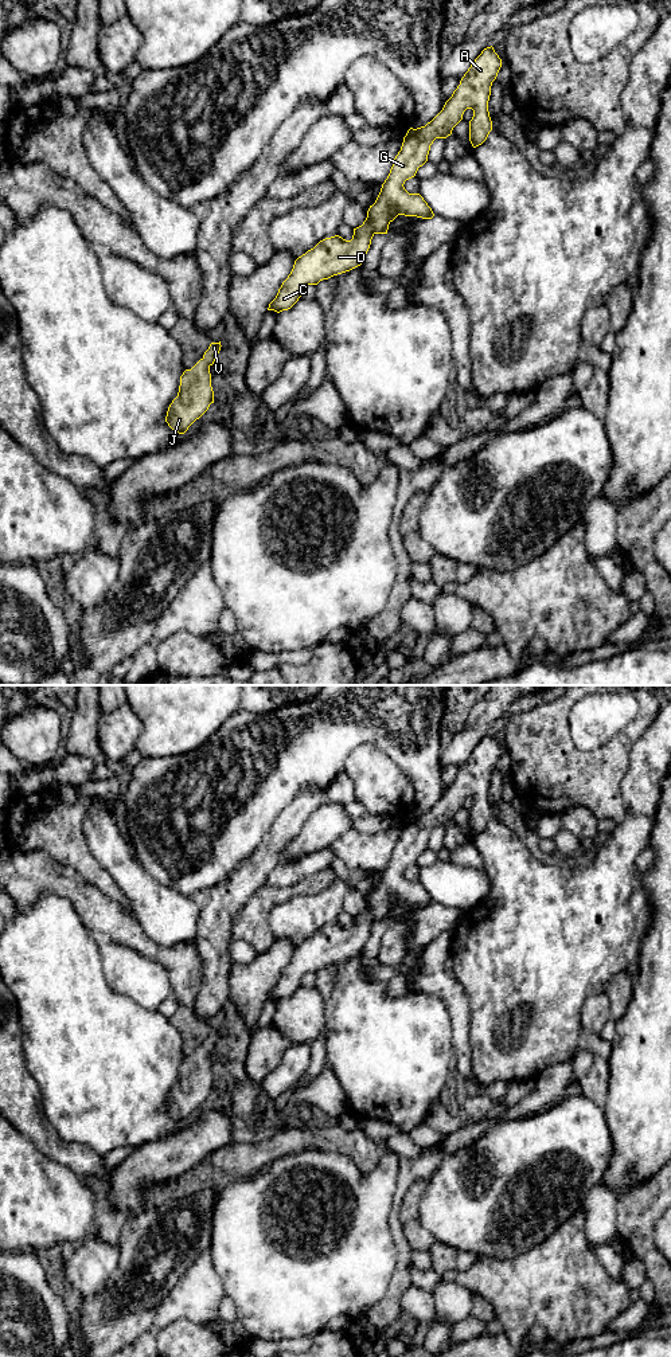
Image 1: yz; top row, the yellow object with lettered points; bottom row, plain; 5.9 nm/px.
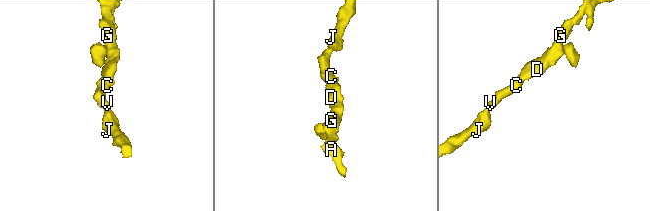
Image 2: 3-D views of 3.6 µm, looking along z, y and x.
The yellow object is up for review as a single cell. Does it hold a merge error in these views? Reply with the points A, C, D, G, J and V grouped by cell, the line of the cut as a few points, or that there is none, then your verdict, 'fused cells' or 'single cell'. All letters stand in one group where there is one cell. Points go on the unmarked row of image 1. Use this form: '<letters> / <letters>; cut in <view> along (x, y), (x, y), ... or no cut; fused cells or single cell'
A C D G J V; no cut; single cell

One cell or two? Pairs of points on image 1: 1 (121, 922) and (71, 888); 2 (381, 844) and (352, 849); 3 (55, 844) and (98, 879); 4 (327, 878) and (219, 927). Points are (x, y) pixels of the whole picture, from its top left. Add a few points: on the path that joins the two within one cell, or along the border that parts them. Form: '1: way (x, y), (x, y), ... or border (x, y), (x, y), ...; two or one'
1: way (109, 916), (100, 912), (84, 896); one
2: way (374, 849), (359, 849); one
3: way (66, 845), (89, 868); one
4: border (252, 894), (234, 921), (231, 941); two

